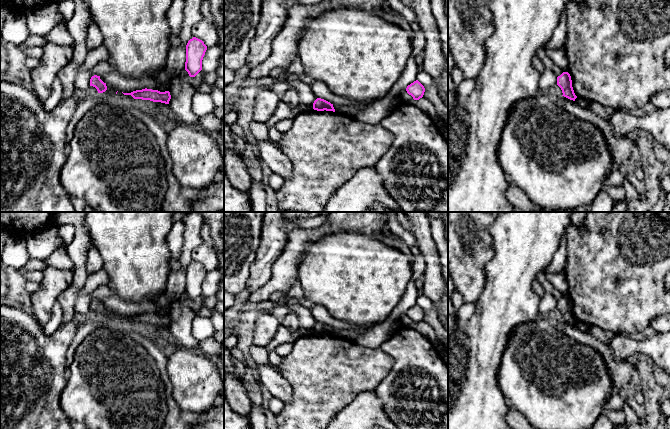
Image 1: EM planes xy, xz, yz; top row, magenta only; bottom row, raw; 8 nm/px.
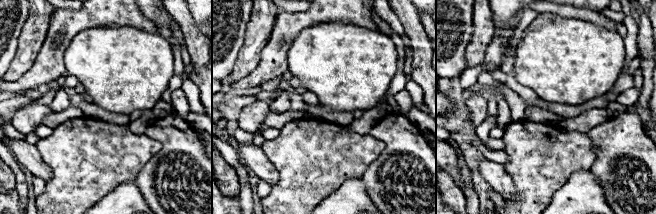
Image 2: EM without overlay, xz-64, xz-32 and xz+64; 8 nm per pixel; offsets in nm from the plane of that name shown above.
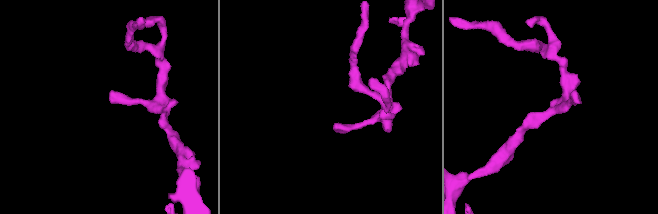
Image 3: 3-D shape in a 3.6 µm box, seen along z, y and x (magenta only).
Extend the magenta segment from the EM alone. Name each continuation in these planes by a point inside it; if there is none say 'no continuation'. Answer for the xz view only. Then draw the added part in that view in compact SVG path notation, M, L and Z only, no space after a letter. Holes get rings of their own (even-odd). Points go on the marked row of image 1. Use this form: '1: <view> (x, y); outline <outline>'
no continuation

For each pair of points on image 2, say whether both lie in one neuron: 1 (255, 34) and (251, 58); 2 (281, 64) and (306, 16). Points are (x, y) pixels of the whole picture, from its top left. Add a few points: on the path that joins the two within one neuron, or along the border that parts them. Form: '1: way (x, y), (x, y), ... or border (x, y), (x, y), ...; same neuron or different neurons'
1: way (254, 40), (251, 52); same neuron
2: way (281, 52), (281, 40), (294, 27); same neuron

